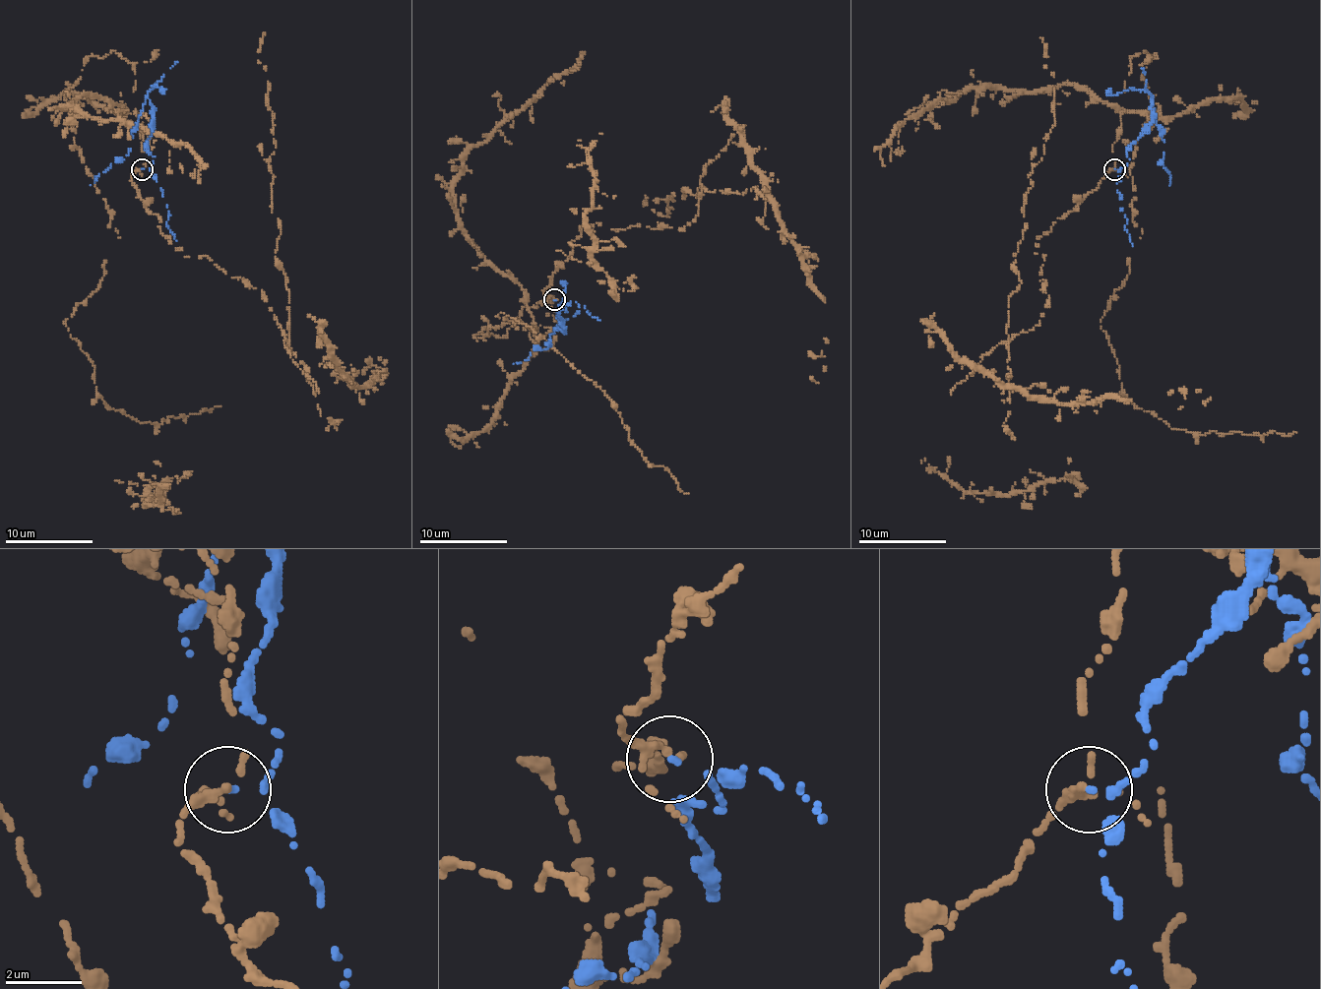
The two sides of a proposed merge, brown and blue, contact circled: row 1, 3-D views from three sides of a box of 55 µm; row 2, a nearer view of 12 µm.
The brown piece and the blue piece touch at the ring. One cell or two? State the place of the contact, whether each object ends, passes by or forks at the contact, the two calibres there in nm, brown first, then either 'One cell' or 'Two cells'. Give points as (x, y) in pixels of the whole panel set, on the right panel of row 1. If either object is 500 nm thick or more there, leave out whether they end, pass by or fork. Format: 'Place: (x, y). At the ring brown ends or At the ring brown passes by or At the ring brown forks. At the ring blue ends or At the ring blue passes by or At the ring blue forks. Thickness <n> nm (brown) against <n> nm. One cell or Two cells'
Place: (1114, 169). At the ring brown ends. At the ring blue ends. Thickness 280 nm (brown) against 90 nm. Two cells

